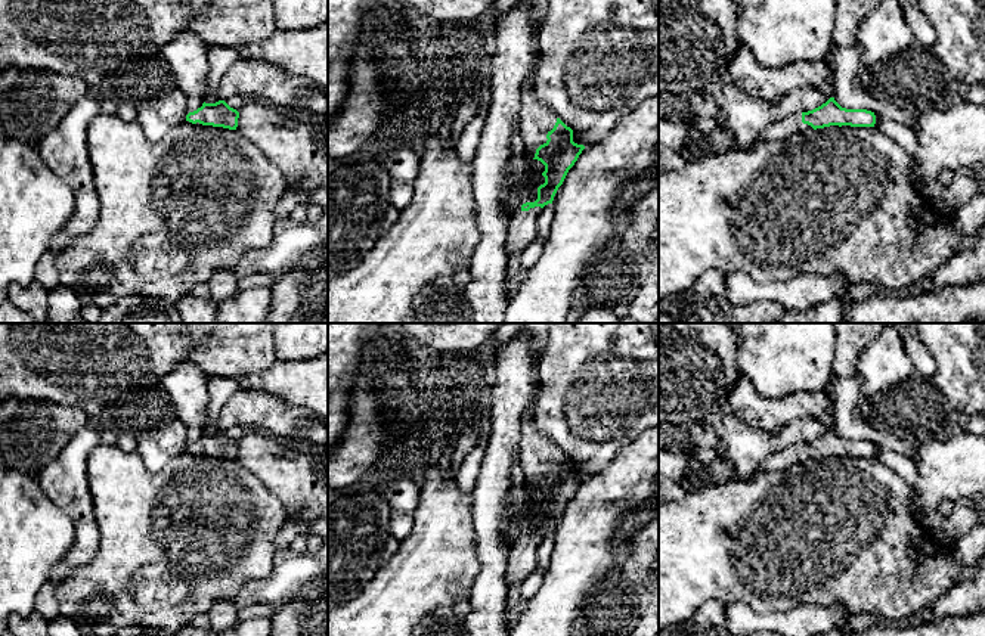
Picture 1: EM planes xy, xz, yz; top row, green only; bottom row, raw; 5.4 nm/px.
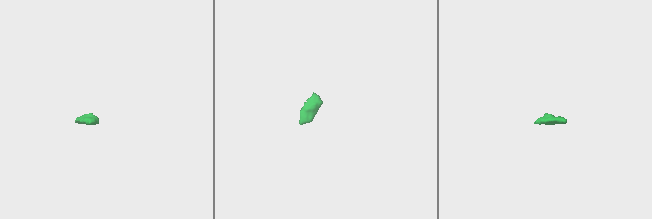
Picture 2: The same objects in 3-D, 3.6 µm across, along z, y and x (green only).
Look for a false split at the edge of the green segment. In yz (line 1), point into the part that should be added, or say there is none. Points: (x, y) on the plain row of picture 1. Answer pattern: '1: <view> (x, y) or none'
1: yz (783, 459)

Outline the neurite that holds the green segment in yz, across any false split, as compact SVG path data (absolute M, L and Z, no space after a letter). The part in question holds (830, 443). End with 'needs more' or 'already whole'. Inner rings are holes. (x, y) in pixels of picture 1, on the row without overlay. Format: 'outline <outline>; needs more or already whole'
outline M830 428L812 441L799 443L772 453L762 462L759 472L783 471L793 463L808 463L811 459L817 460L830 456L874 457L874 454L874 443L842 438L834 428Z; needs more

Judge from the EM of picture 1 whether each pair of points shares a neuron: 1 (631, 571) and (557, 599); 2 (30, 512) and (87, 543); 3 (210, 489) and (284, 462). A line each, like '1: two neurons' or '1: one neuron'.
1: two neurons
2: two neurons
3: two neurons

